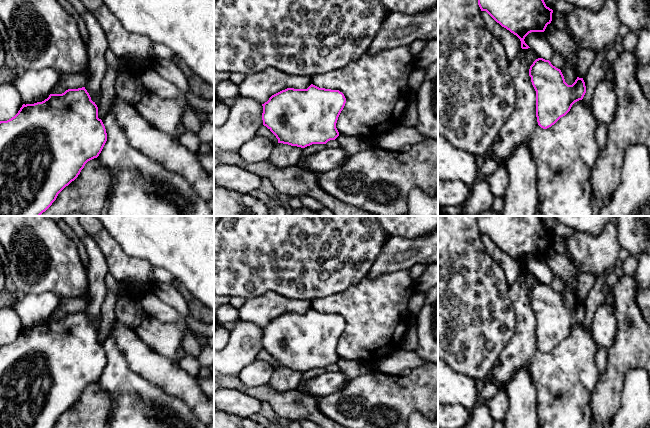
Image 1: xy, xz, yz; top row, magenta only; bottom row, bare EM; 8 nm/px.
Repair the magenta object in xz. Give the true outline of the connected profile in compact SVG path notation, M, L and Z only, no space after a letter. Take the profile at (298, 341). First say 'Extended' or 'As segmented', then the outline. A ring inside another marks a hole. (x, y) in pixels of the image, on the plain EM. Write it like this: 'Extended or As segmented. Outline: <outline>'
As segmented. Outline: M313 308L307 313L287 312L262 328L263 349L276 360L278 367L301 372L326 368L339 360L336 347L345 327L346 322L339 314L319 312Z

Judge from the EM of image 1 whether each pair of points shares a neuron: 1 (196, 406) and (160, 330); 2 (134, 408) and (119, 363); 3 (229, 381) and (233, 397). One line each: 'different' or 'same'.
1: different
2: same
3: different

